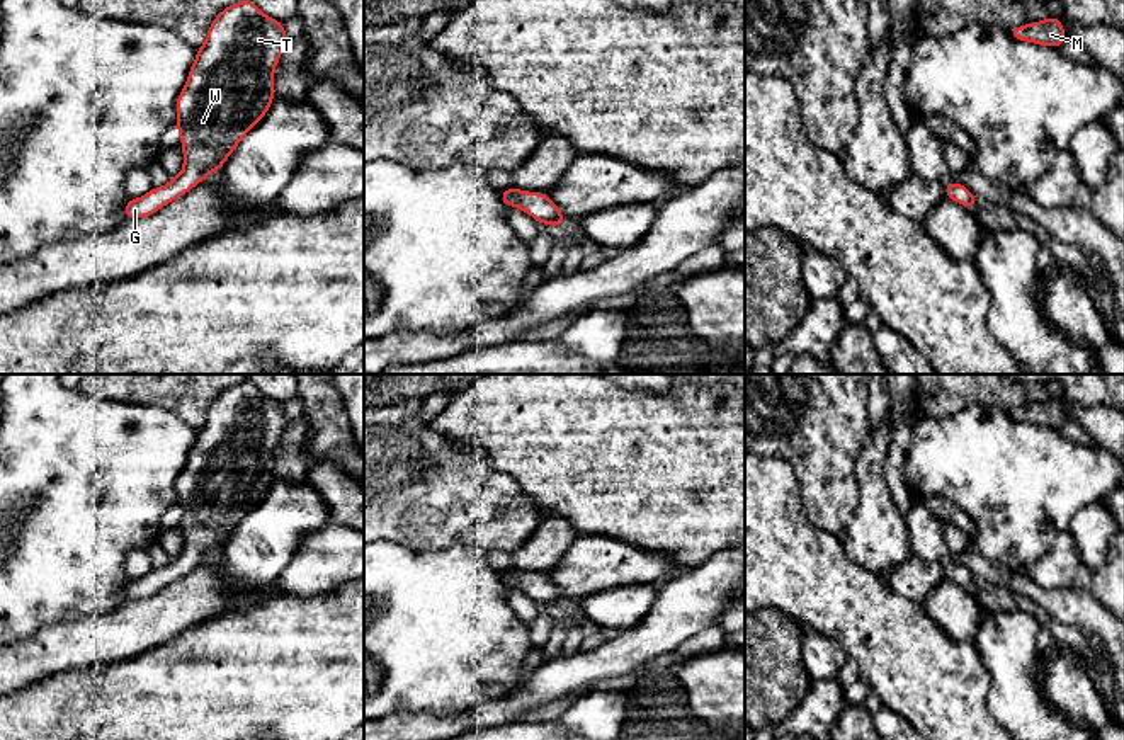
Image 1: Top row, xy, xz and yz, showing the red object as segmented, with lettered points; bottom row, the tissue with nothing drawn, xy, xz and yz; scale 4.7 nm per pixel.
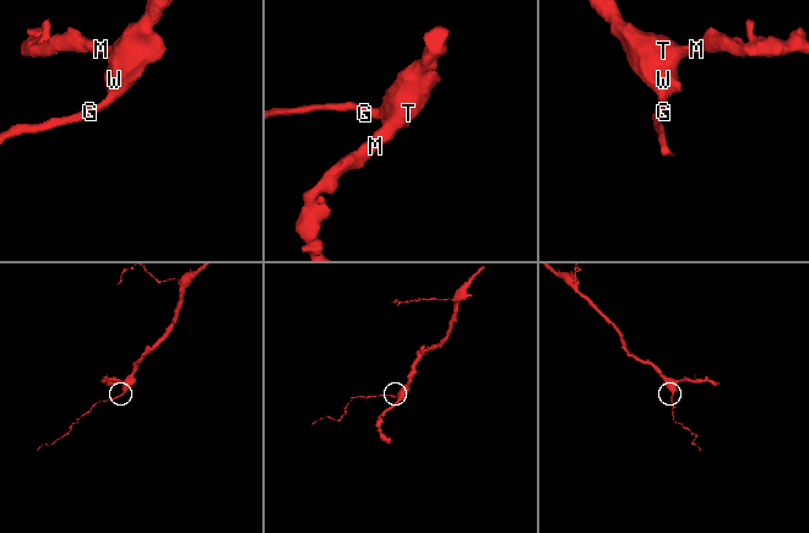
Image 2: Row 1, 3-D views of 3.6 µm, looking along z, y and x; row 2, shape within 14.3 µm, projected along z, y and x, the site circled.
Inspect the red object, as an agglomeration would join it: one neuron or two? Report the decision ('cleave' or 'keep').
keep

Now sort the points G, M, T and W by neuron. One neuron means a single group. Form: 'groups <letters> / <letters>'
groups G M T W

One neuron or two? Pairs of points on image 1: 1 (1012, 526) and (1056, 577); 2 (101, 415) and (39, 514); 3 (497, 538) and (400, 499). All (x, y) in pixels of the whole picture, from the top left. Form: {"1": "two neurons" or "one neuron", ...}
{"1": "two neurons", "2": "one neuron", "3": "one neuron"}

